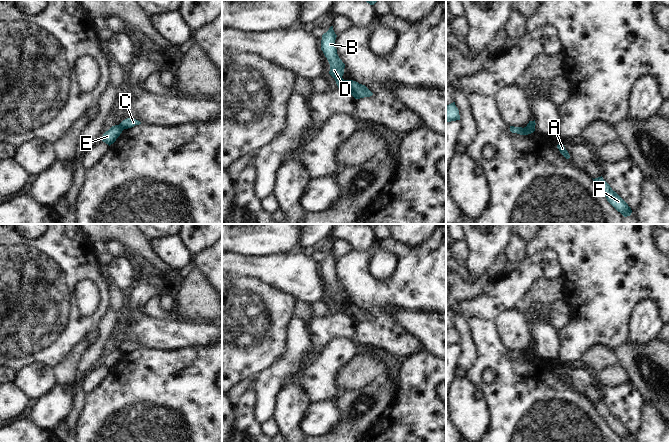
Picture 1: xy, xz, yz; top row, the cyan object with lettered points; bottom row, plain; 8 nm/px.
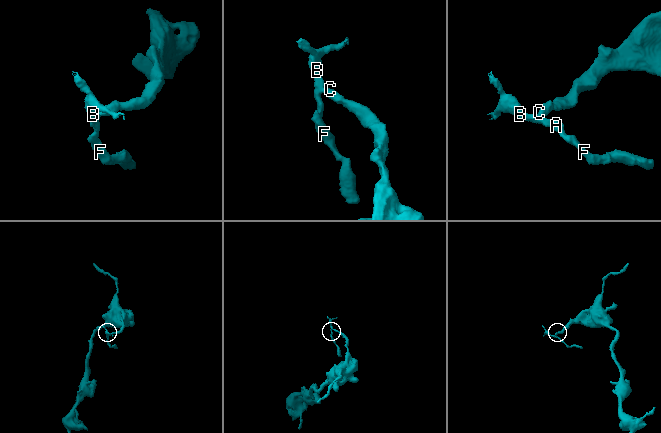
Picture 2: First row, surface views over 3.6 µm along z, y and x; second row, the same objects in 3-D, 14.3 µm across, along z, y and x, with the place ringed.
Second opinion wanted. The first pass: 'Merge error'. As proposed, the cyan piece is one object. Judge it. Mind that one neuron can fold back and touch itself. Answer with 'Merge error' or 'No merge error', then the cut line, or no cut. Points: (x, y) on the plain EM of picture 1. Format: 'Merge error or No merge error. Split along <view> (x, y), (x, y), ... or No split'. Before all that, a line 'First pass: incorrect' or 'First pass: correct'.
First pass: correct
Merge error. Split along xz (345, 304), (343, 312).

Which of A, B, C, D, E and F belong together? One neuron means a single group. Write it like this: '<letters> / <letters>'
A B D E F / C

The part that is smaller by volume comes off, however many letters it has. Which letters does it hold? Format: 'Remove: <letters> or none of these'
Remove: A, B, D, E, F.

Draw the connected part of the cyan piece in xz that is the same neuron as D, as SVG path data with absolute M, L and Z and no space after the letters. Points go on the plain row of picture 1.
M333 250L322 259L321 274L330 288L329 298L335 303L339 313L344 313L345 304L342 302L344 298L345 288L339 282L335 271L337 259L333 254Z

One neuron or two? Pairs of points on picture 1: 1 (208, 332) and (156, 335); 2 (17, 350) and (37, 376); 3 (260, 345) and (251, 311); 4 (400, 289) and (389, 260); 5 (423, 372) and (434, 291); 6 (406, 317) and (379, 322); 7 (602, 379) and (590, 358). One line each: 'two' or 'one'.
1: one
2: two
3: one
4: two
5: two
6: two
7: two

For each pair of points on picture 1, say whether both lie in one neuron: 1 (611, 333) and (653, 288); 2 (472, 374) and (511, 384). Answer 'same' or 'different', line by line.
1: same
2: same

